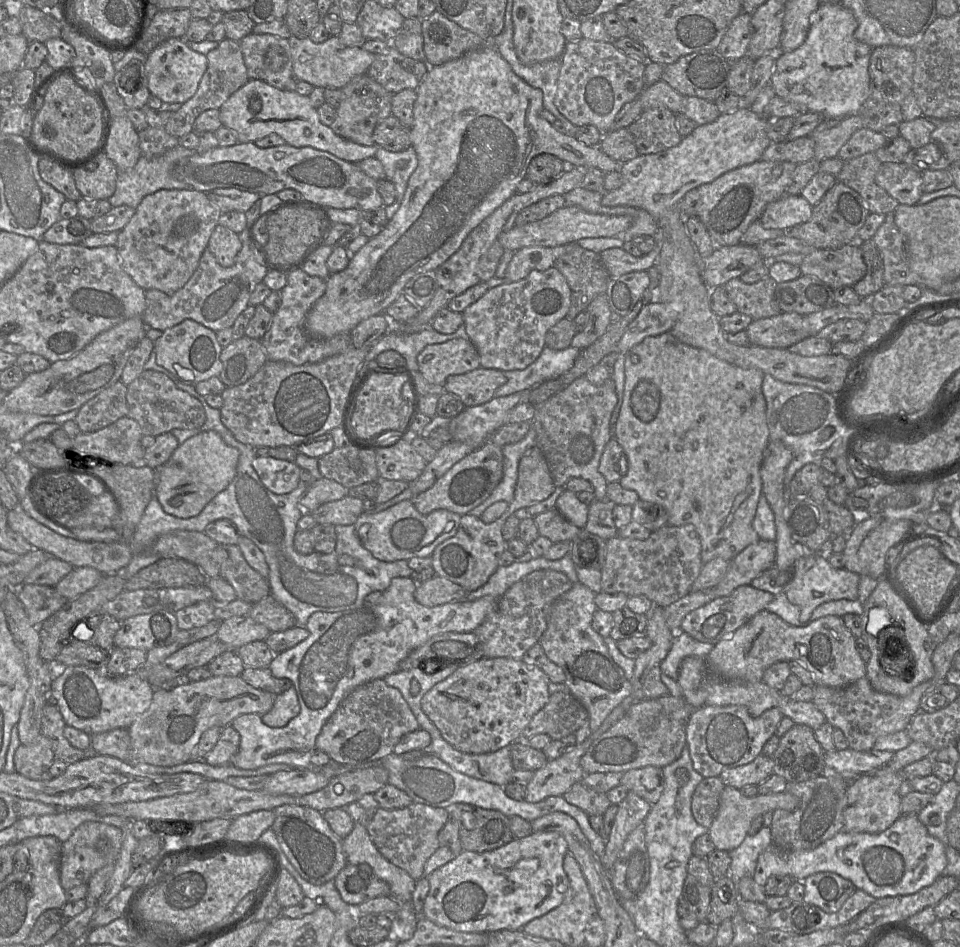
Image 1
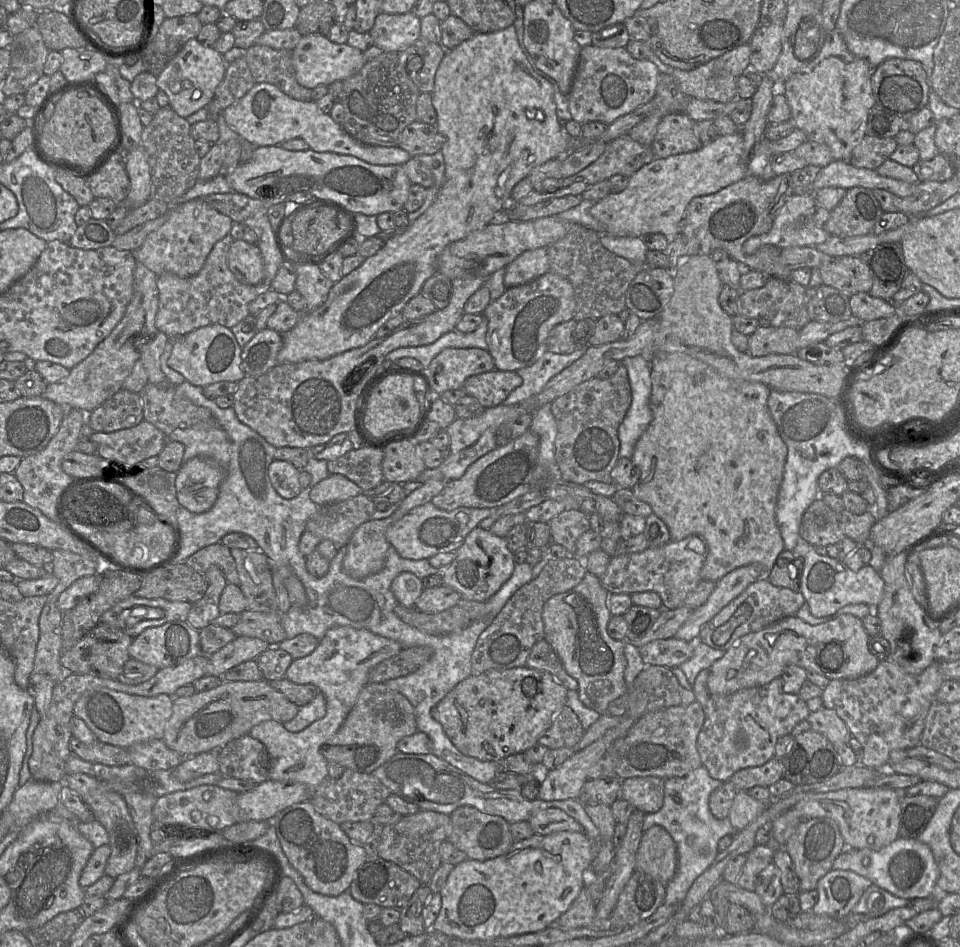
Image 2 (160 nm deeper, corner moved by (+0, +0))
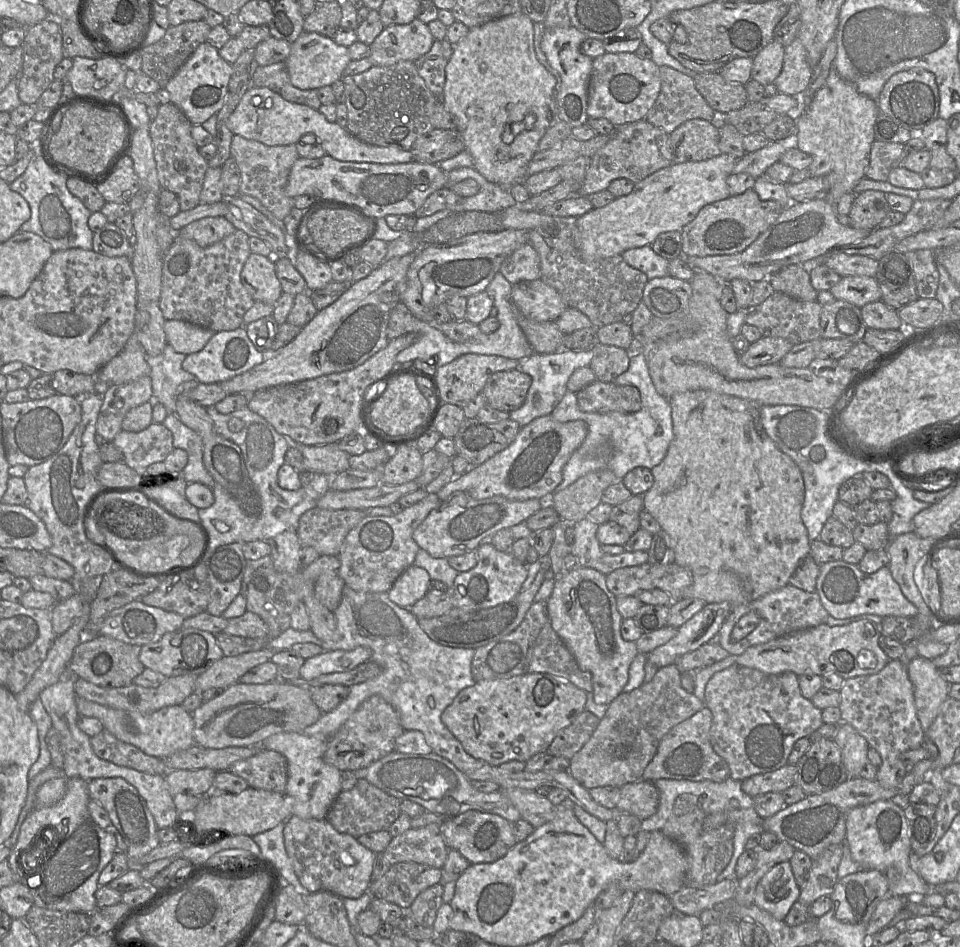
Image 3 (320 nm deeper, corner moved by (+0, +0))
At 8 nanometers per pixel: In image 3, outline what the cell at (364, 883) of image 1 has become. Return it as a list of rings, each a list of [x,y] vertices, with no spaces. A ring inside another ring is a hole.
[[[400,862],[391,865],[381,878],[371,882],[366,893],[369,893],[372,899],[380,899],[396,904],[406,911],[421,892],[441,883],[442,880],[443,871],[440,868],[433,868],[415,862]]]

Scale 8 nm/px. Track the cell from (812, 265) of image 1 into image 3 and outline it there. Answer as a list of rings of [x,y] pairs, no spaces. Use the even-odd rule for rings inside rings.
[[[844,276],[830,292],[836,299],[847,301],[859,308],[882,298],[875,277],[870,276]]]

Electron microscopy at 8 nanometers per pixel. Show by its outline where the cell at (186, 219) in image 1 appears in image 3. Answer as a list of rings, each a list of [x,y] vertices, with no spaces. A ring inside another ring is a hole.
[[[224,216],[196,220],[177,232],[177,235],[194,240],[201,247],[208,247],[234,233],[236,228]]]

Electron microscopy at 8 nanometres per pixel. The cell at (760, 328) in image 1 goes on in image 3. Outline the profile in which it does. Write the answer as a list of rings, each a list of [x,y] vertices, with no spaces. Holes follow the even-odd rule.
[[[763,336],[750,344],[740,361],[749,368],[779,363],[793,345],[784,338]]]

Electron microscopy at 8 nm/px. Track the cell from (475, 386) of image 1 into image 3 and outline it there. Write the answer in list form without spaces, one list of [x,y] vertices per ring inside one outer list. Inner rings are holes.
[[[518,368],[496,372],[488,378],[482,393],[493,408],[511,412],[523,405],[531,382],[531,376]]]

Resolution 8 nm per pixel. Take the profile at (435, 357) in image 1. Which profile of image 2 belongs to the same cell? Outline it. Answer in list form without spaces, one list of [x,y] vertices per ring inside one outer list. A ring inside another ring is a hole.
[[[446,348],[433,358],[424,371],[433,392],[438,396],[444,391],[462,388],[470,376],[494,369],[494,360],[488,350]]]

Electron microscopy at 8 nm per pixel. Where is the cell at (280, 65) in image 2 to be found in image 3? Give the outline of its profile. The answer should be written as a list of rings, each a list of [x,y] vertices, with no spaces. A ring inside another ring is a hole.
[[[285,62],[258,66],[252,76],[252,85],[269,88],[288,102],[307,105],[316,110],[322,105],[317,89],[301,90],[292,85]]]

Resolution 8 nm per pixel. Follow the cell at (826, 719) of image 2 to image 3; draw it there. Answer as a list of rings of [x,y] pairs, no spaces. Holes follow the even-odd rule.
[[[838,723],[838,731],[833,738],[839,746],[842,762],[850,778],[860,777],[864,766],[869,762],[867,740],[850,724]]]

